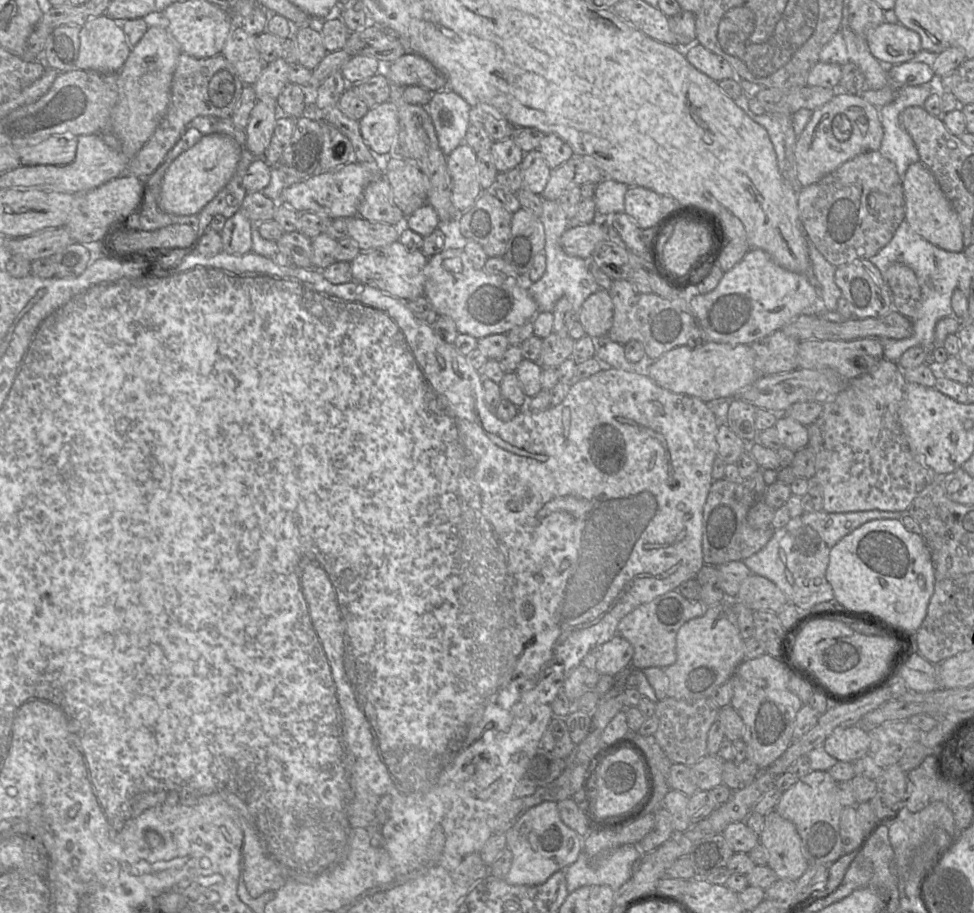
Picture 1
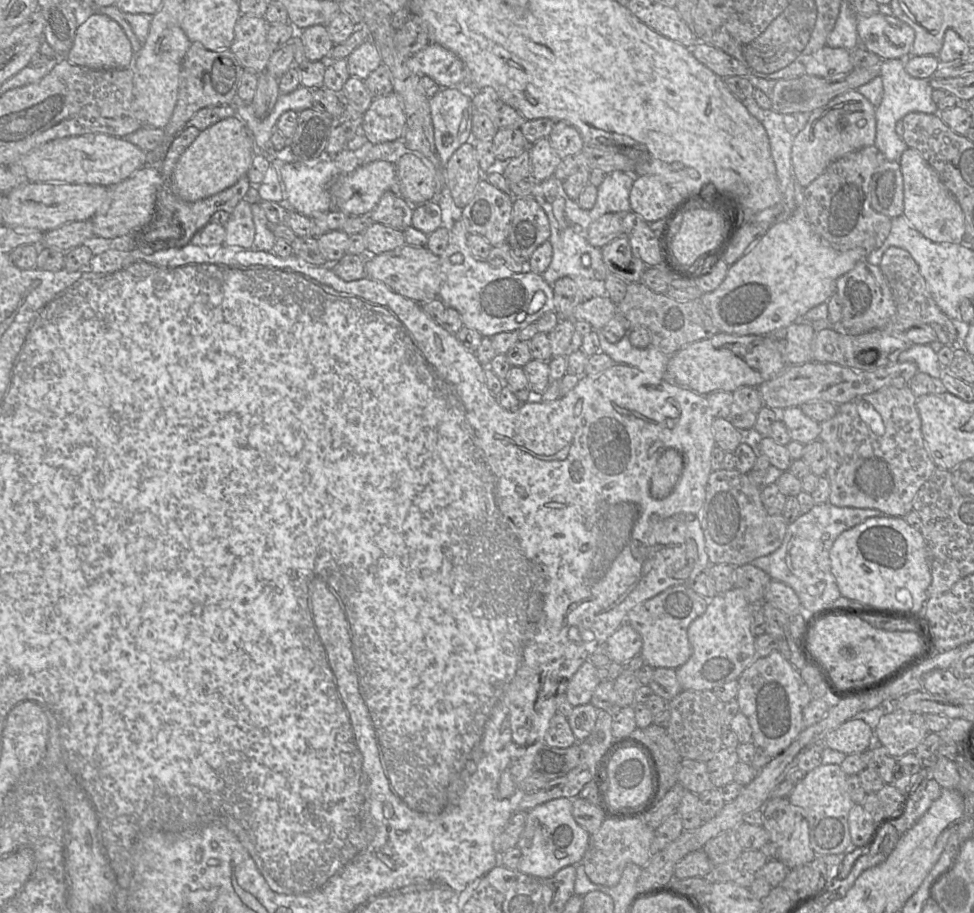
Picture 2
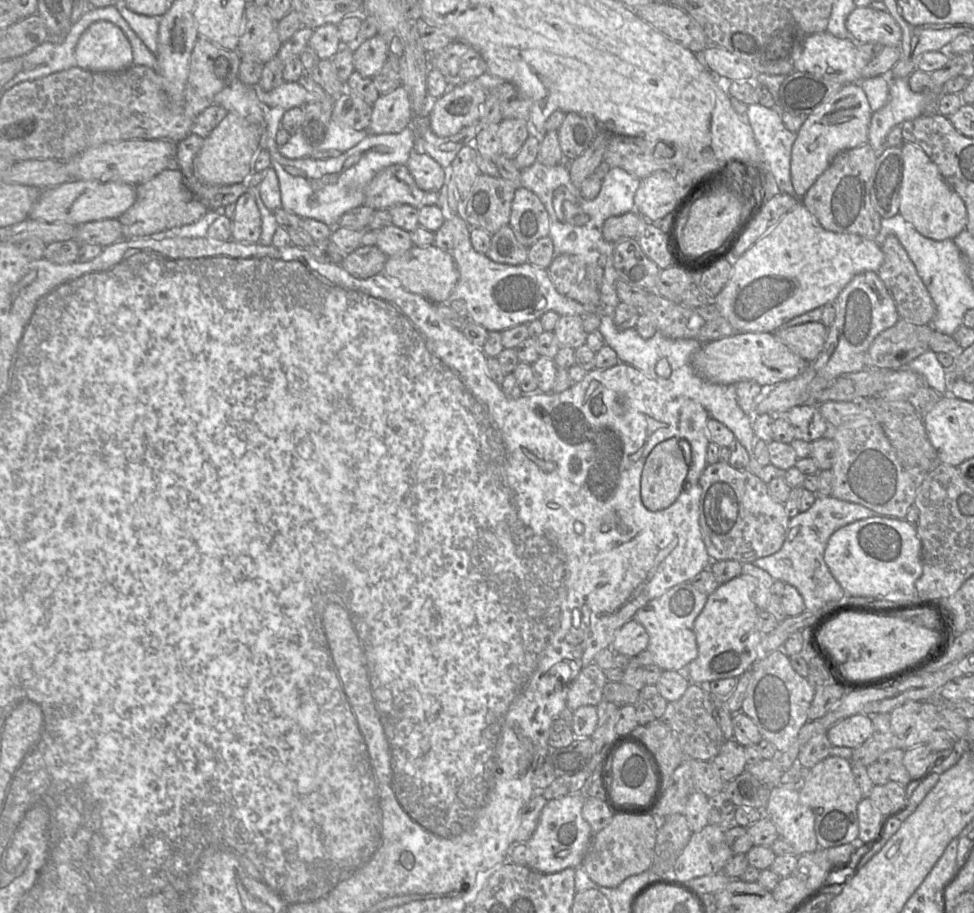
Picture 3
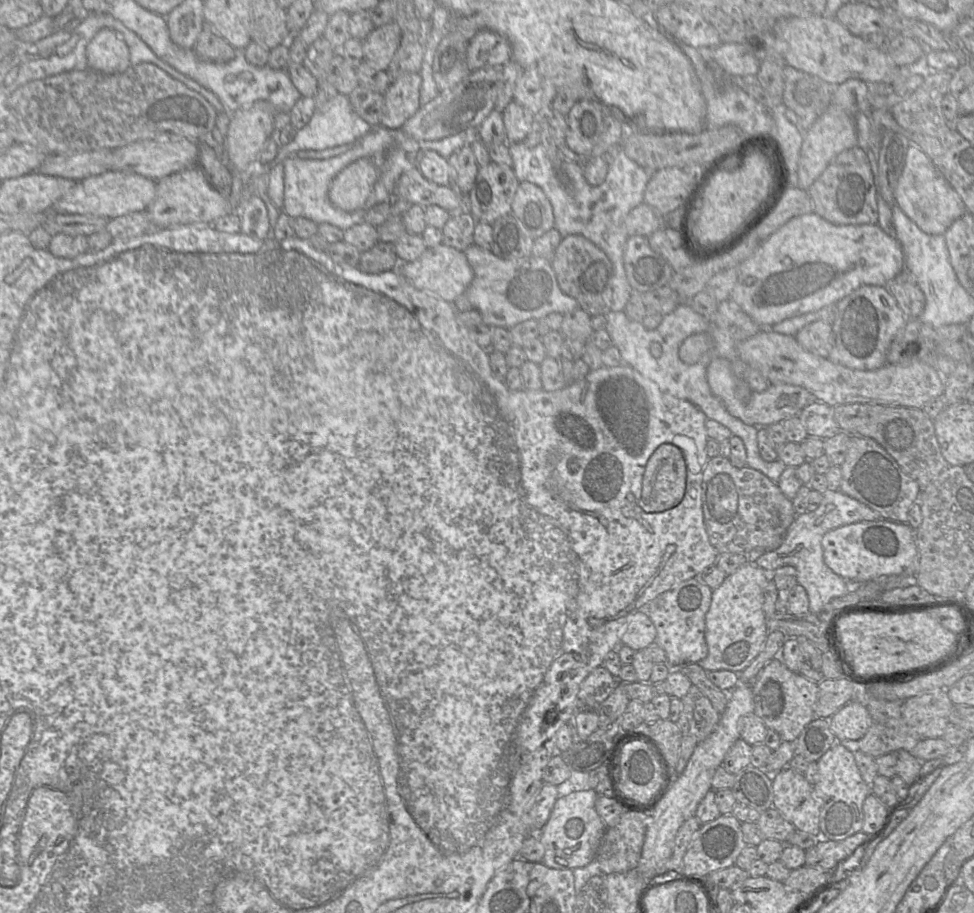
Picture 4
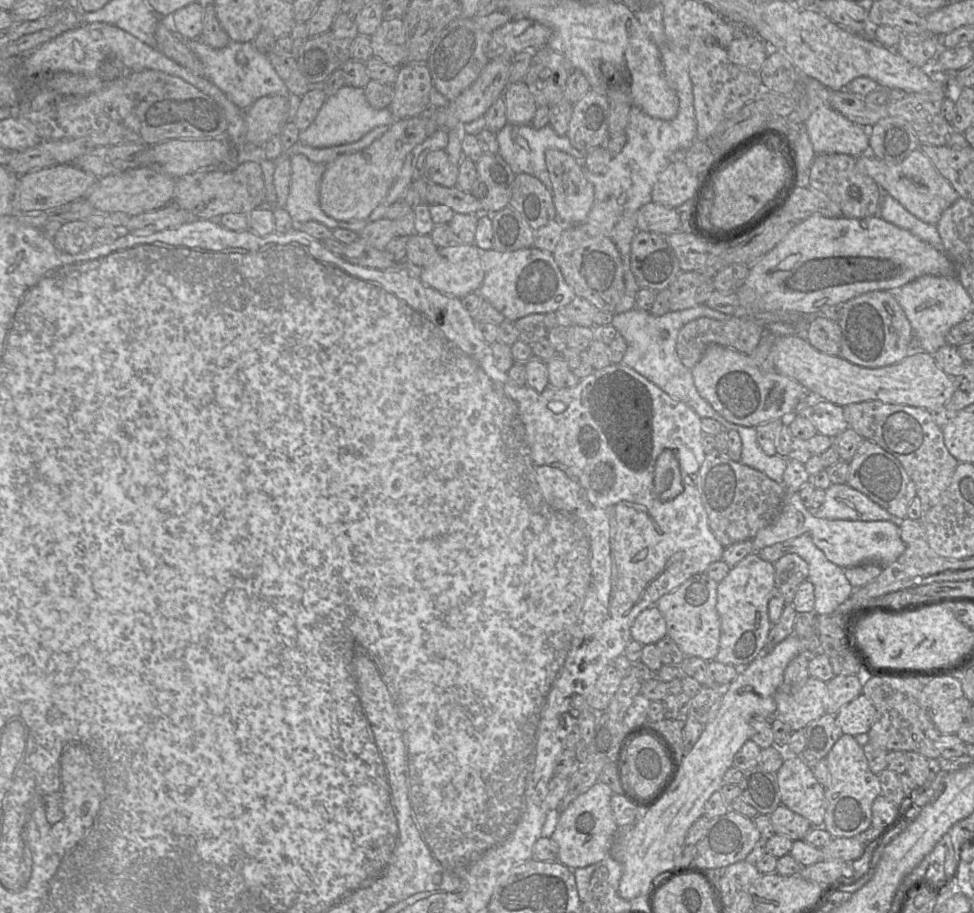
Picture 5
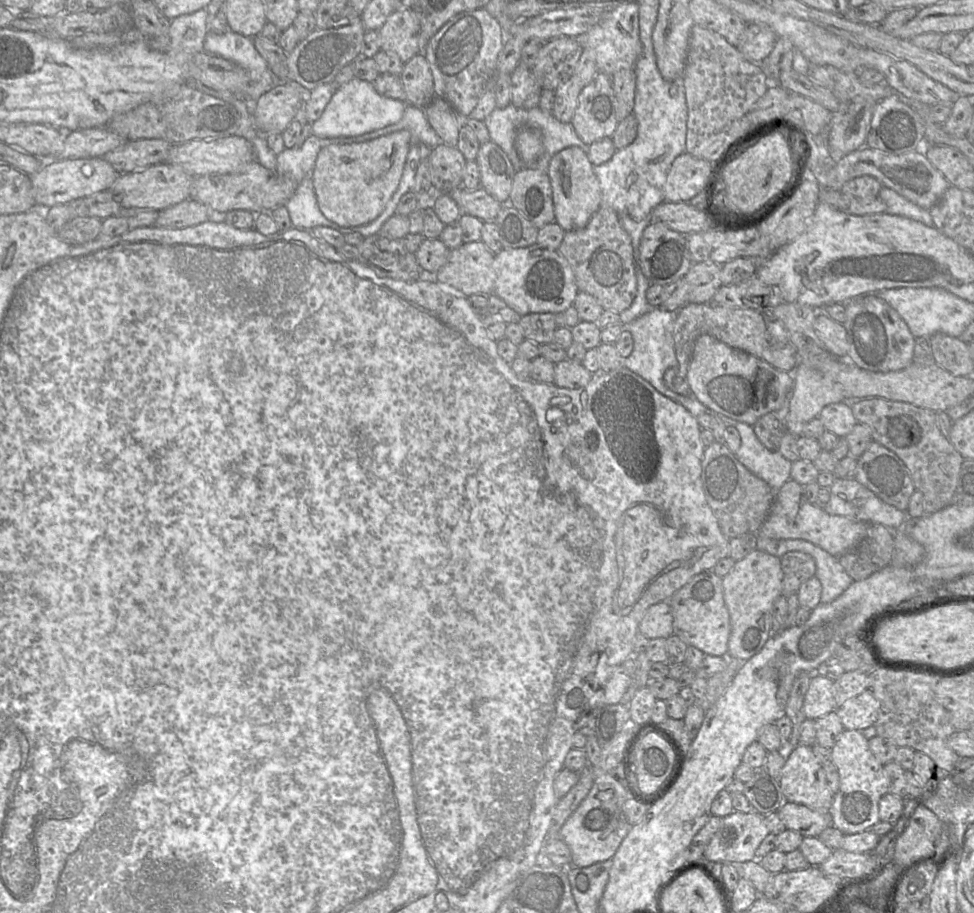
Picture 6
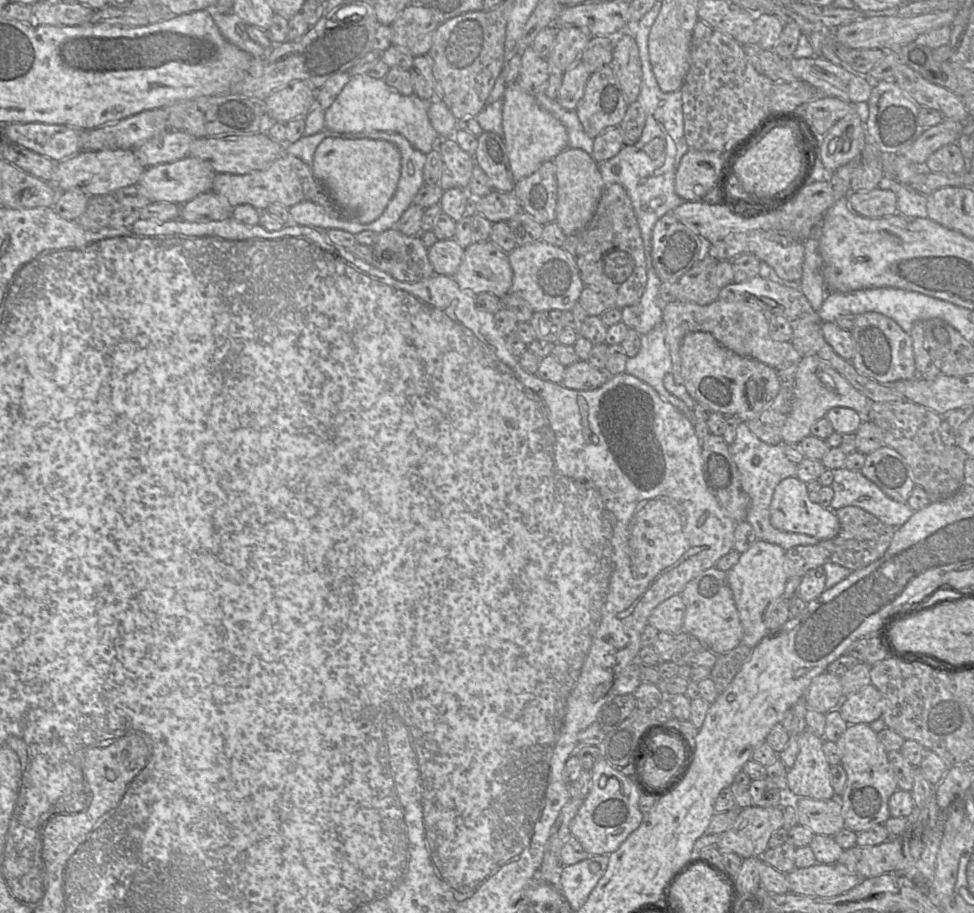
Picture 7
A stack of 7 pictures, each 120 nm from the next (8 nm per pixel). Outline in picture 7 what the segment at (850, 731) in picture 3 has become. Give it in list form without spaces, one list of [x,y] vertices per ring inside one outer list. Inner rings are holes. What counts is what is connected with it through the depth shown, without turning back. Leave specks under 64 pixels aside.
[[[869,684],[858,692],[844,697],[839,705],[839,712],[848,725],[870,724],[881,718],[883,698],[878,689]]]

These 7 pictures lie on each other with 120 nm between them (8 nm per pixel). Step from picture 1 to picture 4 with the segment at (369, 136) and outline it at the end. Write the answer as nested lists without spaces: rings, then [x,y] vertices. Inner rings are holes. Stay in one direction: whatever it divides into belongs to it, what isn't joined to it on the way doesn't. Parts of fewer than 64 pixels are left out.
[[[407,73],[393,82],[384,93],[380,126],[397,130],[421,107],[419,73]]]

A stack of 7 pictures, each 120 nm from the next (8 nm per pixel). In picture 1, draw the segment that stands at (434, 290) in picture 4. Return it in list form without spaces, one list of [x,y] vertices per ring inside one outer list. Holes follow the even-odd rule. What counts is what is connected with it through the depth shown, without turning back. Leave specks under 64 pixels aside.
[[[400,241],[370,251],[360,251],[350,262],[352,279],[375,287],[400,300],[424,295],[425,266],[428,257],[421,250],[408,250]]]

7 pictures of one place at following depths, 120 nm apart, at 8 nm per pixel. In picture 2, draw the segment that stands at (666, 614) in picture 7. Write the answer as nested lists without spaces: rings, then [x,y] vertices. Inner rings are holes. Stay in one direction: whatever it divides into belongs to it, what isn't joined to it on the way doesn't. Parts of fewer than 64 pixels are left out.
[[[623,623],[606,642],[612,661],[621,664],[640,655],[642,646],[641,635],[628,623]]]

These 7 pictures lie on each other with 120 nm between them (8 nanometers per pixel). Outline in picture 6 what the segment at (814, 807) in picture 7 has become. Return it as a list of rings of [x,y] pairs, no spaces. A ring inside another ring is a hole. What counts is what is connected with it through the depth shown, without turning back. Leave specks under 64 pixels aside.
[[[785,802],[778,814],[786,829],[797,831],[803,837],[818,837],[831,825],[829,812],[818,812],[802,804]]]

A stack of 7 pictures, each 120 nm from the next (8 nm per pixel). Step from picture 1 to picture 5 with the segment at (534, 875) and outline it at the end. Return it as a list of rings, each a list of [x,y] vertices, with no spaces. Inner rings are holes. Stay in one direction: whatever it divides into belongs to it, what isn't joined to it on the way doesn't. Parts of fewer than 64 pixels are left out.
[[[597,782],[559,814],[556,829],[550,838],[558,846],[560,863],[570,869],[583,868],[610,856],[610,848],[619,830],[610,804],[613,794],[608,785]]]

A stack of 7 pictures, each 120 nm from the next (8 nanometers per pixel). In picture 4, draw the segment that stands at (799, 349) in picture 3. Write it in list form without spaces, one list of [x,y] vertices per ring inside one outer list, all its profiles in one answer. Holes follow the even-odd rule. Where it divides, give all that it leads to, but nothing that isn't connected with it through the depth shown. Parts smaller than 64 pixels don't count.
[[[821,319],[804,326],[794,337],[804,349],[824,358],[833,347],[832,325]]]

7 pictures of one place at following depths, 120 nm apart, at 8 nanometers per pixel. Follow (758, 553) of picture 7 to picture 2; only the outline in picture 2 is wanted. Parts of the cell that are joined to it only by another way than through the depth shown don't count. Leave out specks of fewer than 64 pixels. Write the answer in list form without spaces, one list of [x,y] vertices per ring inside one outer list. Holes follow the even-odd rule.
[[[734,587],[708,599],[706,611],[688,628],[692,655],[685,664],[676,669],[682,690],[713,690],[738,679],[758,658],[755,648],[756,636],[751,632],[751,623],[750,603],[740,589]]]

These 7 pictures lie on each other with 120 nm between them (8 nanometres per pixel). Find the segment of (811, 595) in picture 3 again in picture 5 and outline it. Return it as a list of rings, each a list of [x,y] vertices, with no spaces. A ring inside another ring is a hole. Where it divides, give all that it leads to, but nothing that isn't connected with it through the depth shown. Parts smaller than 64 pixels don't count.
[[[847,483],[831,484],[825,490],[823,504],[811,513],[827,520],[891,521],[900,525],[900,520],[870,500]],[[802,534],[796,538],[765,547],[758,551],[757,554],[762,560],[772,564],[787,554],[797,554],[804,559],[809,568],[807,580],[814,585],[814,612],[817,614],[827,615],[835,613],[854,590],[844,574],[844,569],[830,562],[814,544],[809,534]]]

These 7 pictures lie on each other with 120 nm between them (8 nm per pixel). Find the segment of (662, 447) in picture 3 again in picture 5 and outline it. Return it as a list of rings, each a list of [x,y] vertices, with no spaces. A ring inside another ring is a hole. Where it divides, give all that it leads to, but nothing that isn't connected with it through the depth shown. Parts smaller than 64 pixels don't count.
[[[665,449],[658,456],[653,480],[653,492],[661,501],[675,499],[683,491],[679,461],[673,450]]]

